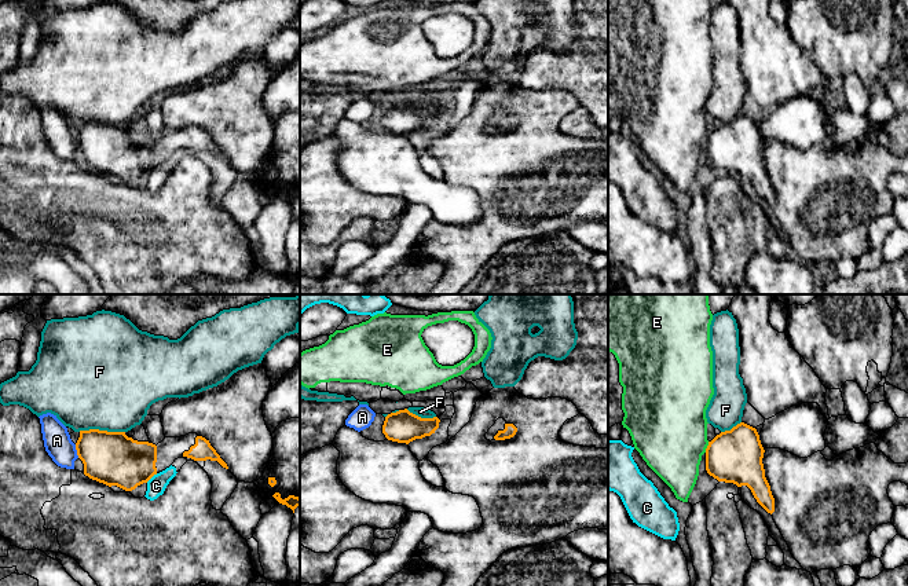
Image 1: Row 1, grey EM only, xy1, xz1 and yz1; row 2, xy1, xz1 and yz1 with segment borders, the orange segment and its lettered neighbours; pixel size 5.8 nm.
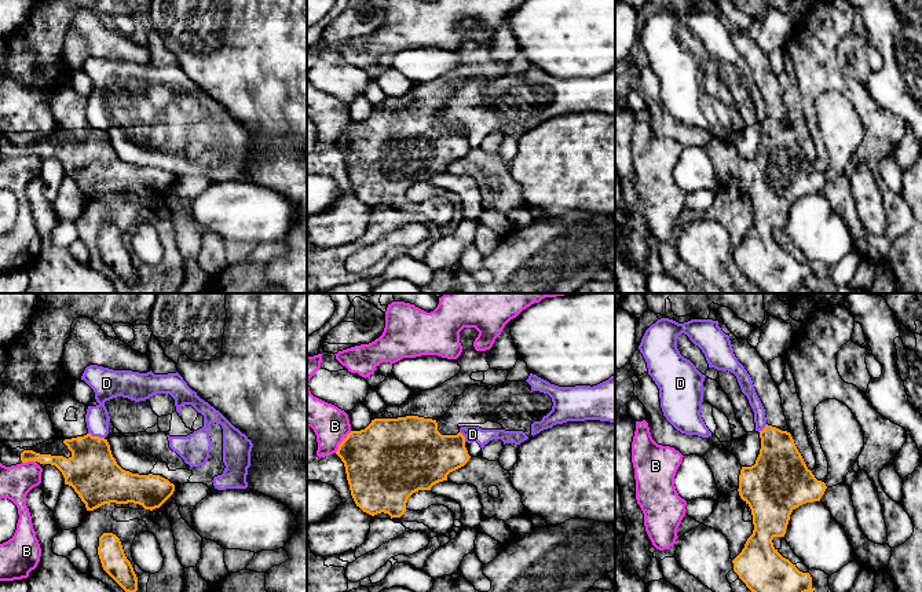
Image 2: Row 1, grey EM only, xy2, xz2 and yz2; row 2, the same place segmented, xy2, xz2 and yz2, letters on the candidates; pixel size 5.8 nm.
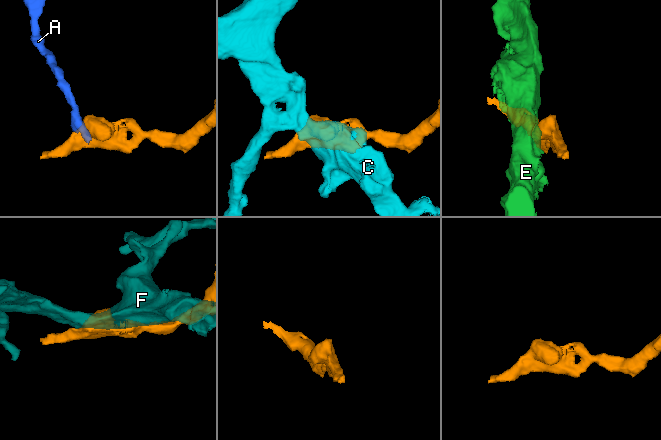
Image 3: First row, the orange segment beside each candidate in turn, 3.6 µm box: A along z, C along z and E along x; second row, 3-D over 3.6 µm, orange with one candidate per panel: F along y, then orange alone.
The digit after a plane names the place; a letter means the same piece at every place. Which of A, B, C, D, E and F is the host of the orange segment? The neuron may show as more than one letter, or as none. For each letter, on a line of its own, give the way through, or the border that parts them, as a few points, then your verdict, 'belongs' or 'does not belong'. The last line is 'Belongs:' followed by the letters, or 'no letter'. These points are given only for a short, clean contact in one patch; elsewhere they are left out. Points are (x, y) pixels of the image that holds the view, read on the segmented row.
A: border xy1 (74, 445), (79, 457); does not belong
B: border xz2 (351, 431), (335, 452); does not belong
C: border xy1 (157, 473), (146, 482); does not belong
D: does not belong
E: border yz1 (709, 442), (705, 451); does not belong
F: border xy1 (79, 431), (106, 429), (124, 432); does not belong
Belongs: no letter

